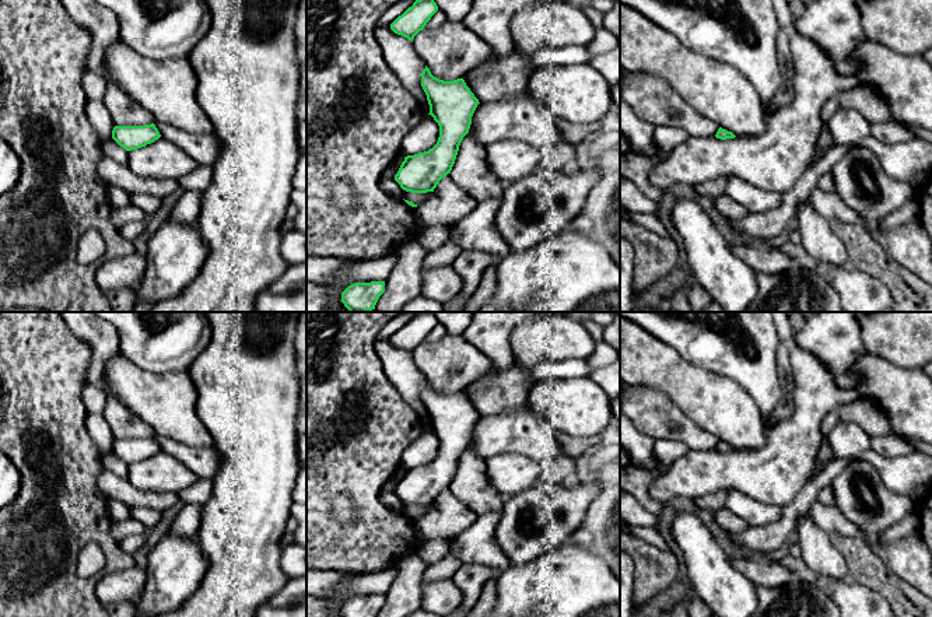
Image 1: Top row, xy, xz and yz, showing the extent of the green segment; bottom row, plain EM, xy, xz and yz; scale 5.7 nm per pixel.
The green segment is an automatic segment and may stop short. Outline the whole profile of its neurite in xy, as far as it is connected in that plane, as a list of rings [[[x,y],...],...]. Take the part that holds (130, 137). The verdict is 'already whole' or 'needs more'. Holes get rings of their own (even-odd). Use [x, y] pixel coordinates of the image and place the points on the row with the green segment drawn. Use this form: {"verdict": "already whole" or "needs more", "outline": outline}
{"verdict": "already whole", "outline": [[[154,123],[144,126],[115,126],[112,139],[126,151],[137,150],[161,137]]]}

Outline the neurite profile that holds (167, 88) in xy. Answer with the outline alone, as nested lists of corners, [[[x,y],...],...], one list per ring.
[[[116,39],[105,53],[104,69],[111,81],[151,113],[154,123],[214,133],[196,98],[197,77],[189,57],[153,60]]]

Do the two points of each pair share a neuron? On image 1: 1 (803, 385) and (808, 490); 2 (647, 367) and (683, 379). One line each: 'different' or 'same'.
1: different
2: same

